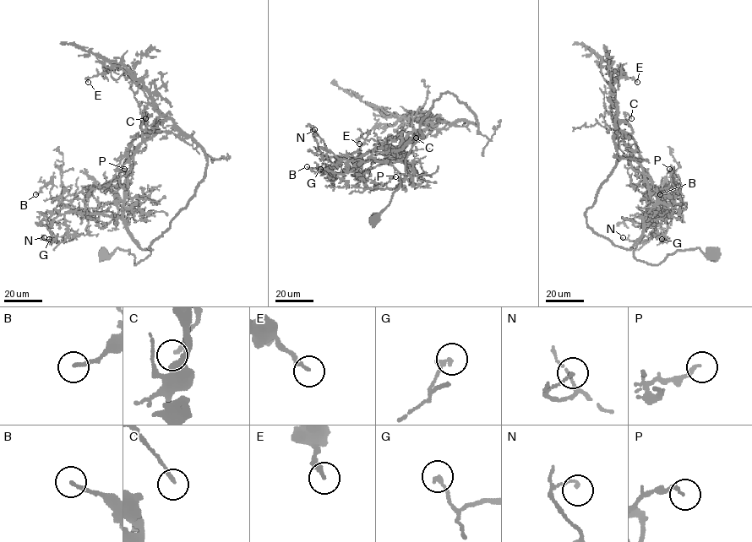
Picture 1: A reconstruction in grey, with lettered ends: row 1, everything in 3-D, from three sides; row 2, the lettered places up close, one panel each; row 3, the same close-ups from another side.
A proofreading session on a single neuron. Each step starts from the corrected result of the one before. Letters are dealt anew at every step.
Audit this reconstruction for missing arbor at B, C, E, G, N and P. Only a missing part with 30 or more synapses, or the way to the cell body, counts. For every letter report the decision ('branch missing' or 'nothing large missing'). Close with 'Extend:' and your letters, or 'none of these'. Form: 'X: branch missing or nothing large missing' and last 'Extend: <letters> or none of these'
B: nothing large missing
C: nothing large missing
E: nothing large missing
G: nothing large missing
N: nothing large missing
P: nothing large missing
Extend: none of these

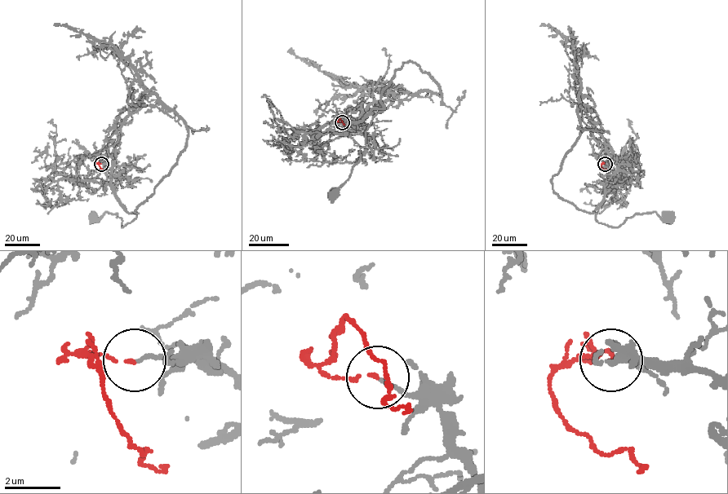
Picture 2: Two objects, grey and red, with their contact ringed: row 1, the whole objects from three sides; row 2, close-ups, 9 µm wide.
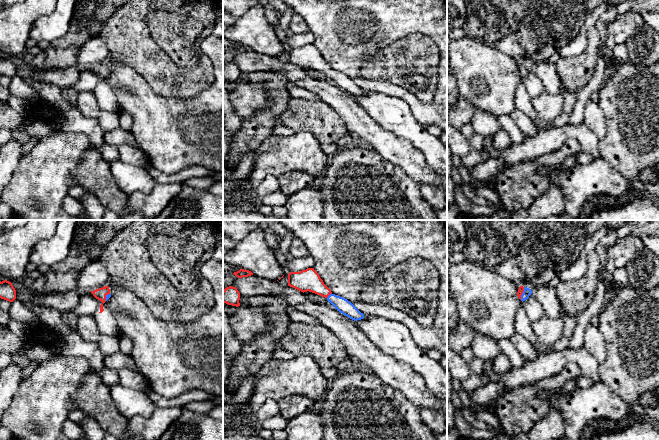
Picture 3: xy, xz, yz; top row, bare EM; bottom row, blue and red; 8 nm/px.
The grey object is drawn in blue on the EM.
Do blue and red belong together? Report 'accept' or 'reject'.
accept

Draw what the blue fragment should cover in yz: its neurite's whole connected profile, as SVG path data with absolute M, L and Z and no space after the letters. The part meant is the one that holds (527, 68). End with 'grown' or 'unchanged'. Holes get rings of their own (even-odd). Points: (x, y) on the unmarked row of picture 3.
M520 62L517 68L517 72L522 78L528 75L531 70L531 65L523 62Z; grown

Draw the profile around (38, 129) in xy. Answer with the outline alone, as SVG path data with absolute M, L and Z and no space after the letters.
M24 116L21 126L31 137L34 137L37 140L51 135L54 132L54 130L49 127L47 122L42 120L30 120L26 116Z

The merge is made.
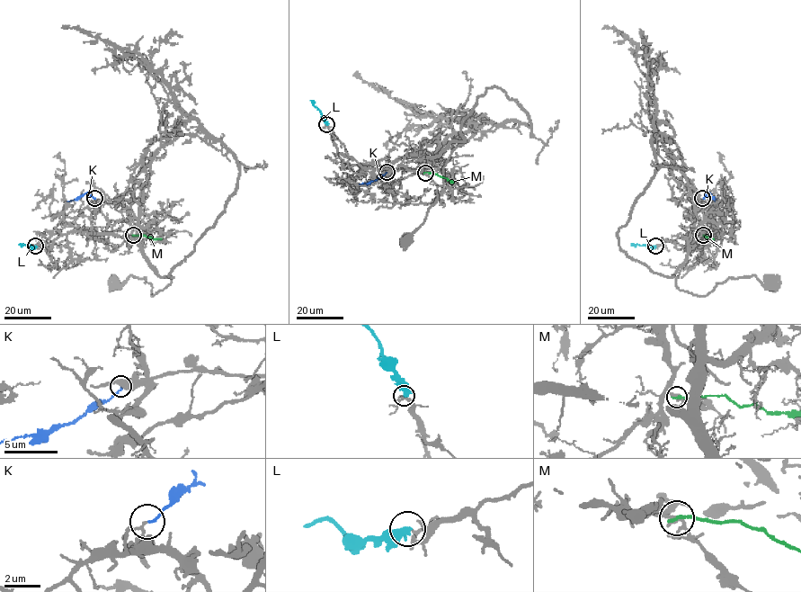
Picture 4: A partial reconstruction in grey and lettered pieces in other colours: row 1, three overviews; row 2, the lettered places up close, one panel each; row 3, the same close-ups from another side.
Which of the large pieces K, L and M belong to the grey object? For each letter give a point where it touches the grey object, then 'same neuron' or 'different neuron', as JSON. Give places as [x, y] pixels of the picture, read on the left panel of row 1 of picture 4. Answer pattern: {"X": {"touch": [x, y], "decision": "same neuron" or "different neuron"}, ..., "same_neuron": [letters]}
{"K": {"touch": [94, 198], "decision": "same neuron"}, "L": {"touch": [35, 246], "decision": "different neuron"}, "M": {"touch": [133, 235], "decision": "different neuron"}, "same_neuron": ["K"]}

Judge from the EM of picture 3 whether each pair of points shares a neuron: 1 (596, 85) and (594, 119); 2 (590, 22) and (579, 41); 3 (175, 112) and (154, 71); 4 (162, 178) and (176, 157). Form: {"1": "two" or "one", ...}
{"1": "two", "2": "one", "3": "two", "4": "two"}

